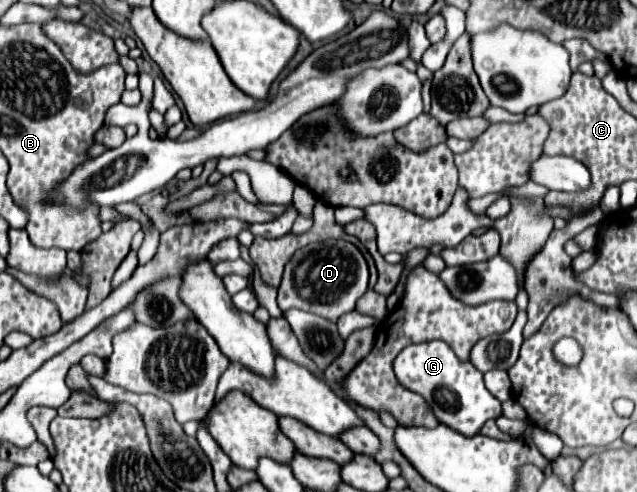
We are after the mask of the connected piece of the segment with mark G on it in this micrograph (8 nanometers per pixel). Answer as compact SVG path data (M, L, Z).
M446 341L408 345L394 361L398 381L424 397L436 419L462 435L476 435L488 419L502 415L502 403L486 389L484 375L470 363L456 357Z

